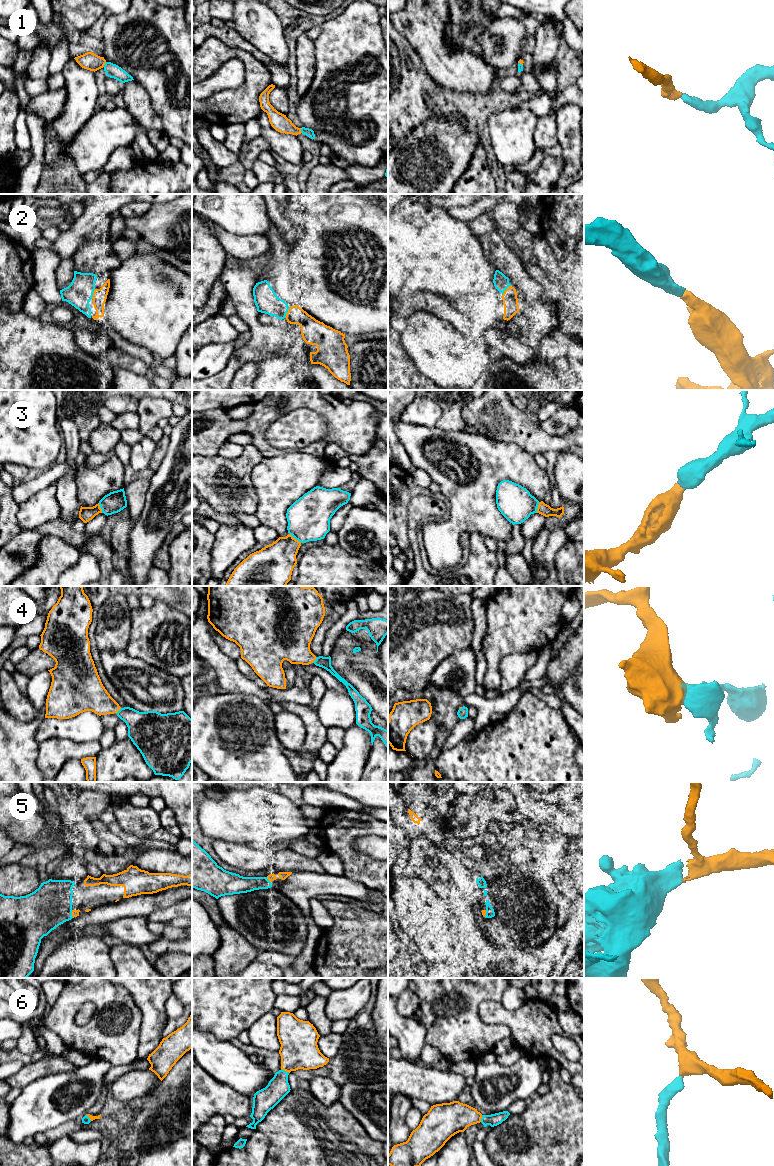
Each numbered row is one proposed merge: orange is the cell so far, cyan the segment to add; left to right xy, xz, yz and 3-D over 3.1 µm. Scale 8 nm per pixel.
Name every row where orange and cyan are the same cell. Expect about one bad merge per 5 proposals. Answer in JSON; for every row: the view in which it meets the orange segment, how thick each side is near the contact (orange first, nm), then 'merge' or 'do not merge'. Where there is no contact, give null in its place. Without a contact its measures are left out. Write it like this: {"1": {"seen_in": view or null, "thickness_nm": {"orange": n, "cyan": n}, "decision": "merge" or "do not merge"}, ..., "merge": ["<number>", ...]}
{"1": {"seen_in": "xy", "thickness_nm": {"orange": 140, "cyan": 110}, "decision": "merge"}, "2": {"seen_in": "yz", "thickness_nm": {"orange": 130, "cyan": 120}, "decision": "merge"}, "3": {"seen_in": "xz", "thickness_nm": {"orange": 300, "cyan": 340}, "decision": "merge"}, "4": {"seen_in": "xz", "thickness_nm": {"orange": 320, "cyan": 100}, "decision": "merge"}, "5": {"seen_in": "xy", "thickness_nm": {"orange": 60, "cyan": 340}, "decision": "merge"}, "6": {"seen_in": "xz", "thickness_nm": {"orange": 300, "cyan": 180}, "decision": "merge"}, "merge": ["1", "2", "3", "4", "5", "6"]}

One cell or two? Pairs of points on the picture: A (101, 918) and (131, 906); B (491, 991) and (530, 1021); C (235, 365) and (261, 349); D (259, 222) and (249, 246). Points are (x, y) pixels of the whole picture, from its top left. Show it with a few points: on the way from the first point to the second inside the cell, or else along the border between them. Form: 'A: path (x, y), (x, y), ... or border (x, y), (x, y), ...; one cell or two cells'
A: path (108, 913), (124, 908); one cell
B: border (500, 1001), (484, 1001), (478, 1010); two cells
C: path (241, 359), (247, 353), (255, 350); one cell
D: border (231, 232), (236, 234), (262, 234), (266, 236); two cells

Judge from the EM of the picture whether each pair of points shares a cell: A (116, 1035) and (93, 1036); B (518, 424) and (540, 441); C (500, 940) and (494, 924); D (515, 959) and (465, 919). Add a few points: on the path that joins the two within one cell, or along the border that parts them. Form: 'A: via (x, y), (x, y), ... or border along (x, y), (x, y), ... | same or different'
A: via (110, 1035), (99, 1036) | same
B: via (523, 429), (530, 431), (535, 436) | same
C: via (499, 936), (495, 928) | same
D: via (501, 958), (496, 958), (471, 933) | same

